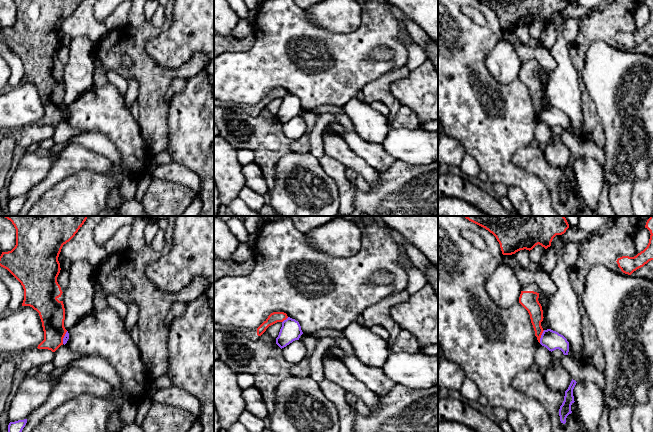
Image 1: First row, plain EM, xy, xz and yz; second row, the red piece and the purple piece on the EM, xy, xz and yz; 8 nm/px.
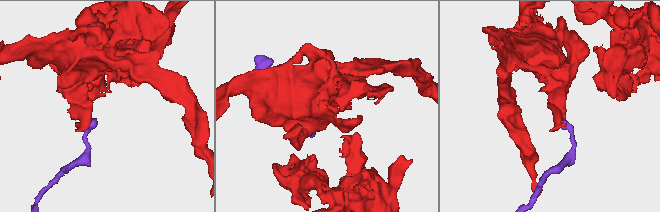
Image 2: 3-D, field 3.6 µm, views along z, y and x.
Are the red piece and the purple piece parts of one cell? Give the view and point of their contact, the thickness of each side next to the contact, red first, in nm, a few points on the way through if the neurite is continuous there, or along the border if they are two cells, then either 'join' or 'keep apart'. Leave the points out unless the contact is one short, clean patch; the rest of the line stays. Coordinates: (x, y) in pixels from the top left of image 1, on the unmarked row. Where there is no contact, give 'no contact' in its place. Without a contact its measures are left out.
meets red in yz at (540, 112); 120 nm thick on the red side, 160 nm on the other; border along yz (544, 106), (539, 118); keep apart

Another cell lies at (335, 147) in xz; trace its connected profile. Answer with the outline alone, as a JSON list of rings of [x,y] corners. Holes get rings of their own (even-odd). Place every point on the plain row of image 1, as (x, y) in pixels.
[[[325,130],[323,134],[325,155],[342,163],[346,169],[355,171],[371,187],[378,185],[378,172],[356,155],[338,133],[330,133]]]

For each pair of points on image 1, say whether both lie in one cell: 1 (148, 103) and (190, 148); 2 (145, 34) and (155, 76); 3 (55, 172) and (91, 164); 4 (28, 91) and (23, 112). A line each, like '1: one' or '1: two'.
1: two
2: one
3: one
4: one

